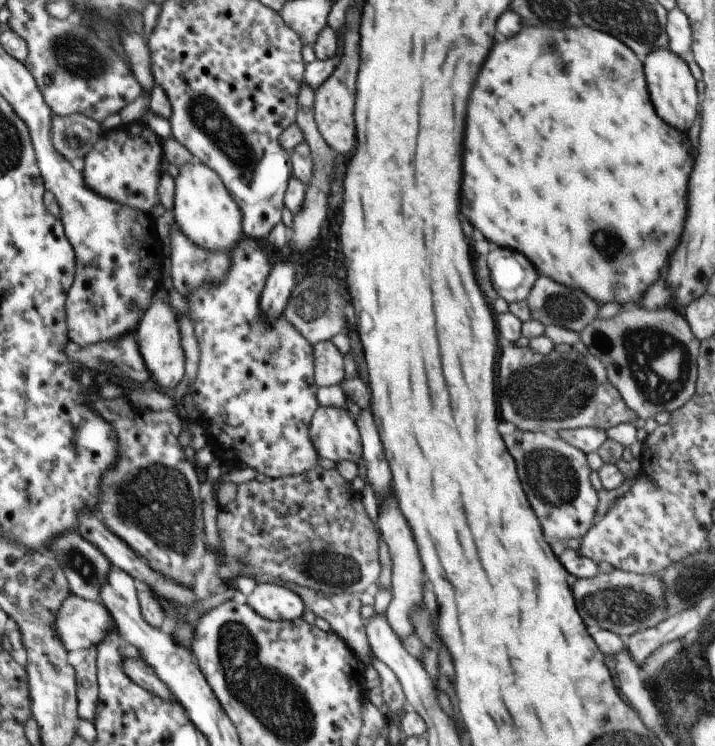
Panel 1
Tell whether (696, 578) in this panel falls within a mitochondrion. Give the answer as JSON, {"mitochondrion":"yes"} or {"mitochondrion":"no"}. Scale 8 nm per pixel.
{"mitochondrion":"yes"}

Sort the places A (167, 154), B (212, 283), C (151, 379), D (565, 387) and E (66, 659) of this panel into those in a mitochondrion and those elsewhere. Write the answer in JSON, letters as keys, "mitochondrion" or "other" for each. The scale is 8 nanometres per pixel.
{"A":"other","B":"other","C":"other","D":"mitochondrion","E":"other"}

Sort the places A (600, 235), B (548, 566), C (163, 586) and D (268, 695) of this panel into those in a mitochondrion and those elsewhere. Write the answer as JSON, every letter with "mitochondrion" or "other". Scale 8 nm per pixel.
{"A":"mitochondrion","B":"other","C":"other","D":"mitochondrion"}

